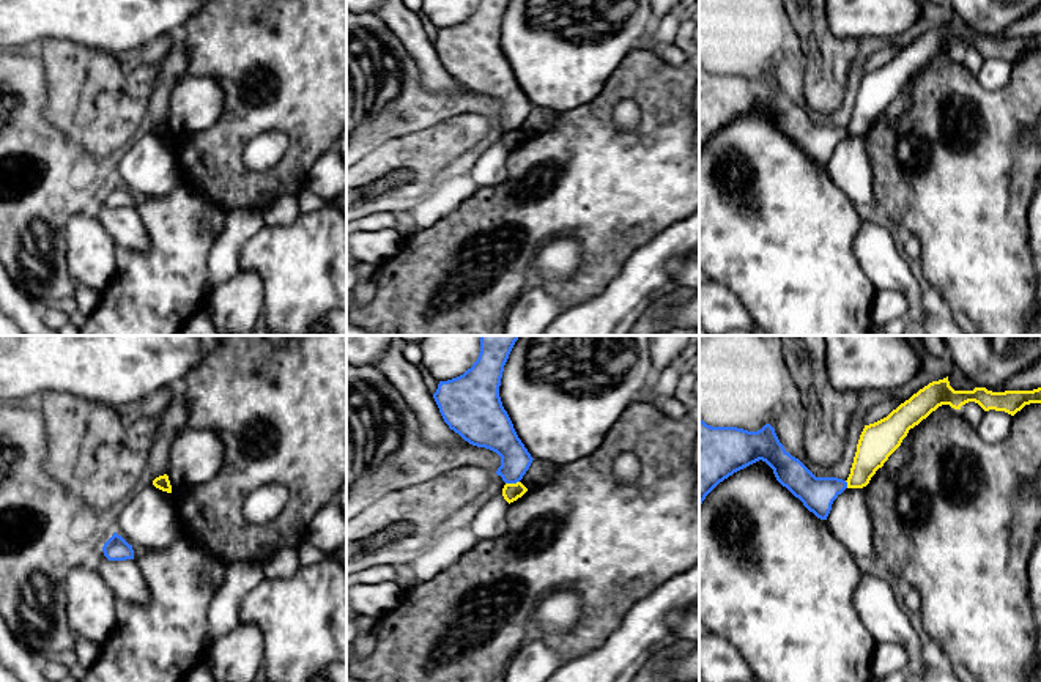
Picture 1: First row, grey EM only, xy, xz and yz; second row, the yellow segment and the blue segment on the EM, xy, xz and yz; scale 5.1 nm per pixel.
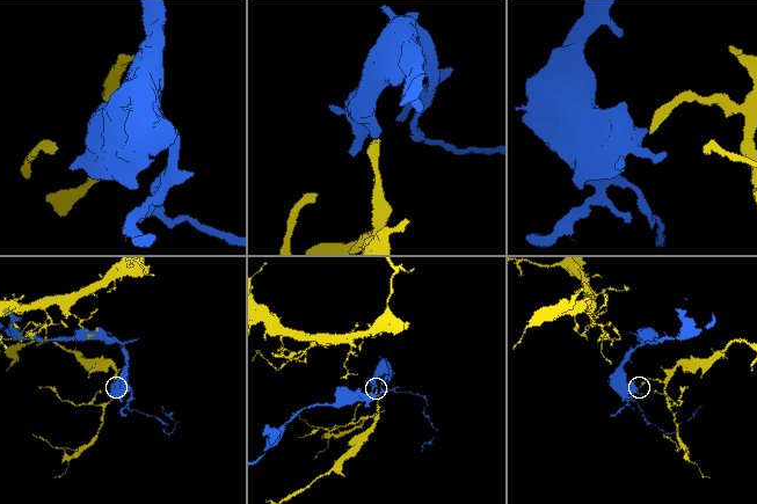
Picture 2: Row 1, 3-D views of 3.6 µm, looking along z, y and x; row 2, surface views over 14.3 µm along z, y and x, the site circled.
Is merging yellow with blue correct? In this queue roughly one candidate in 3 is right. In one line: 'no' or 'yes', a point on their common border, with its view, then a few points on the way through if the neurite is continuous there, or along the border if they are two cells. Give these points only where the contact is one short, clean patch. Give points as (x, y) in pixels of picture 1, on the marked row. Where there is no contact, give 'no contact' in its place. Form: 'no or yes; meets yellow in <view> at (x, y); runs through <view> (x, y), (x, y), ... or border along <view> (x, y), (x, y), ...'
no; meets yellow in xz at (512, 484); border along xz (518, 481), (506, 484)

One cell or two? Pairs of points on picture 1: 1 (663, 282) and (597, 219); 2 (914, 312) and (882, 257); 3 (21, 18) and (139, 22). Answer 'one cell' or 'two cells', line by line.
1: two cells
2: one cell
3: one cell

